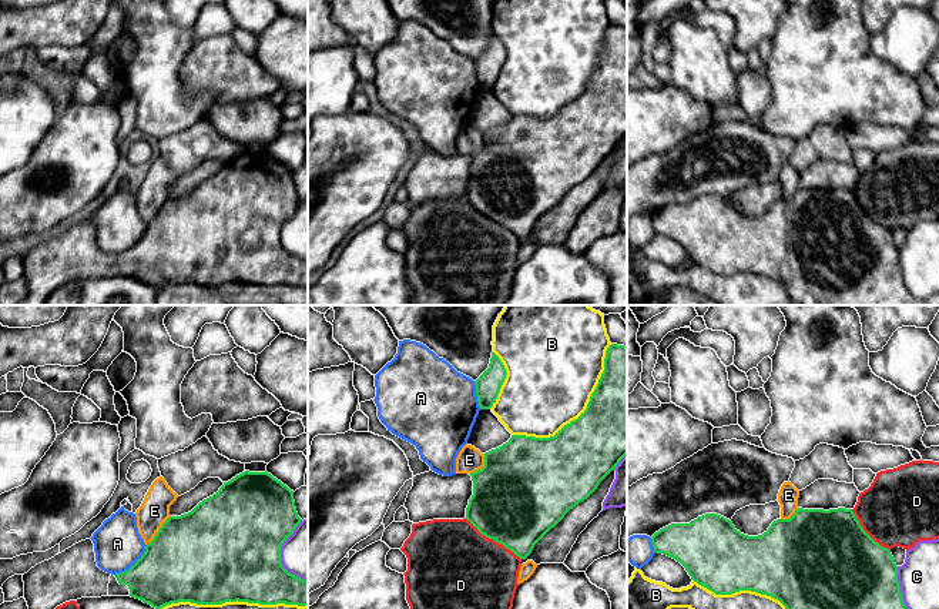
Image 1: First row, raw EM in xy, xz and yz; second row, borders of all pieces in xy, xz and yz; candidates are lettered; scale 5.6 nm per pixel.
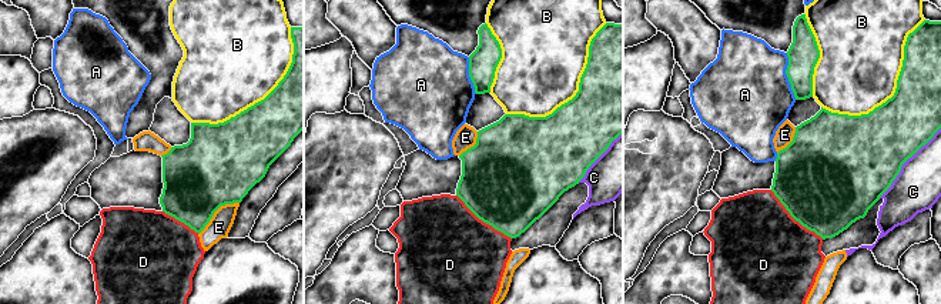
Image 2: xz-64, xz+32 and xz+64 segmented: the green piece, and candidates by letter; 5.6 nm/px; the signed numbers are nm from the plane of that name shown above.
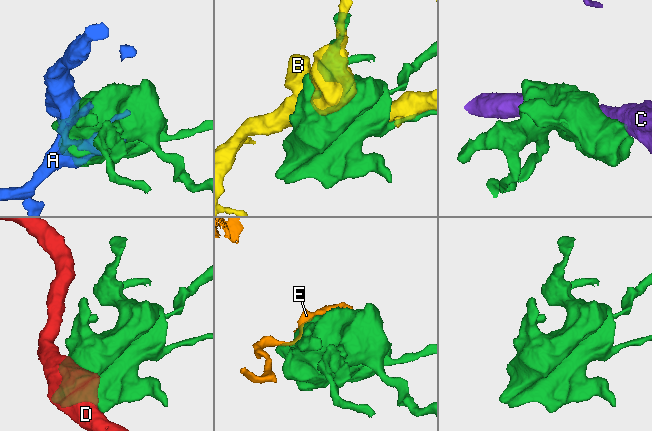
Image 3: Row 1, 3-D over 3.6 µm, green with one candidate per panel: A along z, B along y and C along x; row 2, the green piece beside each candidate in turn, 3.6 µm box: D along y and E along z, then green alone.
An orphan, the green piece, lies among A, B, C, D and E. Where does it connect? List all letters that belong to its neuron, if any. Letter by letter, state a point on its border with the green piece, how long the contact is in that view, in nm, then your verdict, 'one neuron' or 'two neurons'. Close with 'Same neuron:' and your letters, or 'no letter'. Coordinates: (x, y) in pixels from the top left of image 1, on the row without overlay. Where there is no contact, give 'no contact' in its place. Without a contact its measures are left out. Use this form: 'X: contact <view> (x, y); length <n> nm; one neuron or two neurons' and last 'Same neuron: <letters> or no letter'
A: contact xy (134, 244); length 260 nm; two neurons
B: contact xz (582, 94); length 750 nm; two neurons
C: contact yz (904, 284); length 360 nm; two neurons
D: contact xz (493, 220); length 400 nm; two neurons
E: contact xy (158, 211); length 220 nm; two neurons
Same neuron: no letter

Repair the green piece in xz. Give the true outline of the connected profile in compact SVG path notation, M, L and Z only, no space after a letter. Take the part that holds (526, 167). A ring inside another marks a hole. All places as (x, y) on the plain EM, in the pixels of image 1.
M611 24L606 31L604 51L586 91L564 106L554 117L534 118L512 116L502 127L484 134L484 147L470 154L473 175L466 188L466 200L486 218L496 221L520 240L526 240L534 225L554 208L576 185L587 180L600 163L627 135L627 27Z

